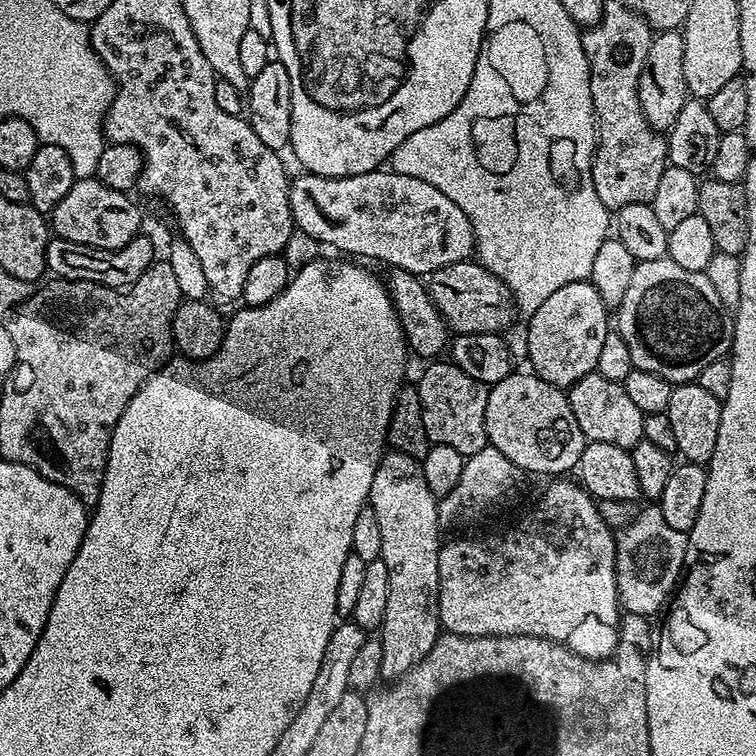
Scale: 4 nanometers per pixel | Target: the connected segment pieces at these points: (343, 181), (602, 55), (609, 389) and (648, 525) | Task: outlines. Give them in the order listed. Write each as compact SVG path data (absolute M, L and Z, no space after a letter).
M304 170L299 173L301 176L293 175L288 185L293 225L329 249L337 248L340 251L337 253L352 258L366 256L370 260L382 260L387 266L404 269L417 276L431 275L473 255L475 236L469 219L446 194L412 175L402 175L395 170L384 171L363 172L357 176L315 176L313 172Z
M623 2L607 3L598 23L583 33L584 52L590 66L590 94L598 121L592 181L598 198L602 198L602 206L610 210L631 204L651 204L658 191L658 181L669 167L667 139L646 122L638 98L640 71L653 35L650 25Z
M598 371L591 372L567 389L566 395L574 410L574 418L578 418L578 426L585 441L610 442L610 446L631 450L639 440L644 439L646 414L638 410L638 406L634 406L621 381L602 378L602 374Z
M648 506L645 512L644 509L637 511L616 536L616 589L620 592L621 605L629 613L654 617L673 595L685 571L689 552L687 535L674 530L674 526L666 526L659 507Z

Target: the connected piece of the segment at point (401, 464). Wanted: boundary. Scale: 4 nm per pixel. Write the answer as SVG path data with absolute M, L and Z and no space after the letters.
M385 451L384 457L378 462L378 470L374 470L374 482L370 482L368 504L378 517L378 526L382 530L383 560L390 578L390 595L386 602L386 618L382 625L382 641L384 654L382 656L381 677L388 682L395 681L409 672L416 663L436 645L436 640L442 635L440 622L440 571L438 558L442 547L440 540L440 505L438 497L426 486L426 474L422 474L420 461L413 458L411 451Z

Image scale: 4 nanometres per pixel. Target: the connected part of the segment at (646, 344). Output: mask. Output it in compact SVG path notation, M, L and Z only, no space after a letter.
M667 258L637 263L634 278L630 278L630 290L626 290L626 298L614 312L614 328L626 338L632 367L650 370L650 374L666 378L673 386L695 381L710 362L725 359L732 351L733 327L733 321L718 294L714 294L714 286L710 286L707 274L682 270L678 262Z

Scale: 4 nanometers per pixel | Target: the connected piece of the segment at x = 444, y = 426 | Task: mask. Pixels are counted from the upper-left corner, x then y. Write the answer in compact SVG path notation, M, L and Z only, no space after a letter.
M429 363L428 369L420 376L418 391L422 402L422 426L425 437L432 444L454 446L467 458L489 447L486 434L486 404L489 385L478 382L466 374L457 364Z

